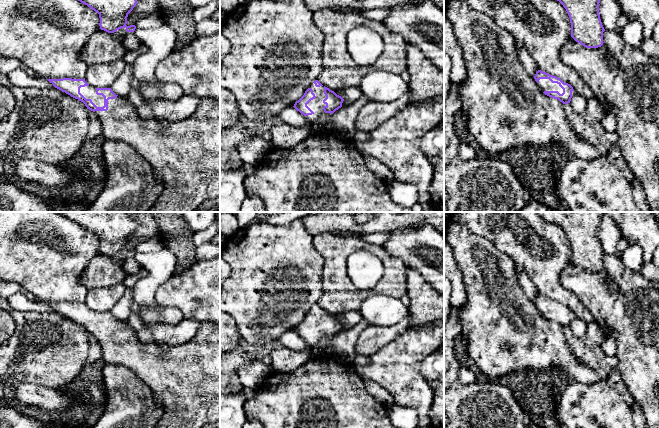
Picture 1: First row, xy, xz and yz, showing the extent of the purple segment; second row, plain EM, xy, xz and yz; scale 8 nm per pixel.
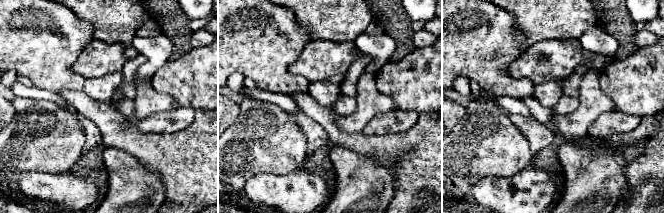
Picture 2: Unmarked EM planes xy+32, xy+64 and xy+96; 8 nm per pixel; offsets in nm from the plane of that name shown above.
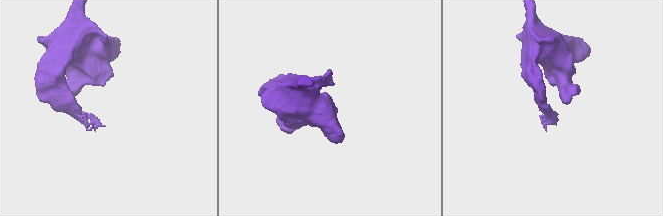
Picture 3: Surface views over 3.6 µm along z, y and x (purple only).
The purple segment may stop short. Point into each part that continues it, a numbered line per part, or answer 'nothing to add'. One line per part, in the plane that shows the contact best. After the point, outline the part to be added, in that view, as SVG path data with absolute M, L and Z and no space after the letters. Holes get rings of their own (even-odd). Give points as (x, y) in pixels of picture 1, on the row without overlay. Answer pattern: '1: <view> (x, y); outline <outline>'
1: xy (89, 316); outline M88 309L80 312L80 317L86 322L91 323L97 331L104 330L104 321L96 318L96 312Z

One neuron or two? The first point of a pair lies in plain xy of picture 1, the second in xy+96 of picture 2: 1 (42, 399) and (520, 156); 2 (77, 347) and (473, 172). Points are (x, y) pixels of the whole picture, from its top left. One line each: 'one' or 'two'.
1: two
2: one

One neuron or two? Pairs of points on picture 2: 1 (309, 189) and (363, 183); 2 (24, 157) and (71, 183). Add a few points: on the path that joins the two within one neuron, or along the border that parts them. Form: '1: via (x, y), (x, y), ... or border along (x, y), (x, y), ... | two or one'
1: border along (330, 194), (326, 202) | two
2: border along (31, 171), (49, 173), (69, 172) | two

